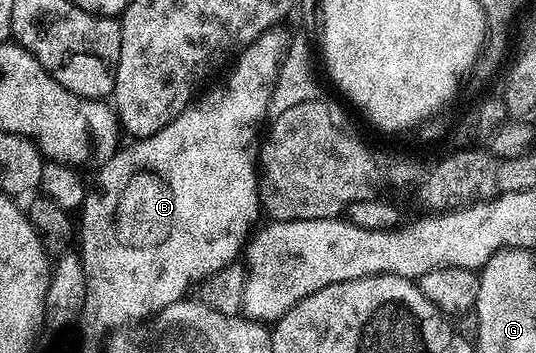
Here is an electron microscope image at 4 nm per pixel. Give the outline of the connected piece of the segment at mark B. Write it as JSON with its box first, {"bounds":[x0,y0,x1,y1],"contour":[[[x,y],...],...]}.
{"bounds":[78,27,286,337],"contour":[[[280,27],[268,29],[254,44],[247,45],[245,49],[240,50],[231,66],[233,69],[232,74],[228,77],[228,85],[220,85],[217,89],[210,90],[208,94],[205,92],[203,96],[193,100],[191,105],[184,108],[169,125],[162,127],[162,131],[128,143],[132,145],[125,144],[116,150],[116,154],[105,165],[99,166],[100,193],[89,192],[78,213],[78,252],[86,277],[85,305],[78,320],[78,329],[83,336],[85,333],[88,337],[104,337],[111,329],[120,329],[123,325],[137,324],[136,326],[139,326],[141,323],[147,322],[174,303],[185,300],[191,294],[188,292],[191,291],[192,285],[194,289],[207,281],[209,277],[213,277],[218,271],[222,271],[222,267],[233,264],[239,258],[236,257],[239,253],[241,256],[242,250],[253,232],[252,224],[255,223],[256,216],[261,216],[262,213],[258,188],[258,138],[262,133],[262,125],[260,129],[259,121],[269,116],[271,95],[280,64],[283,63],[286,36],[284,37],[282,30],[283,28]]]}

